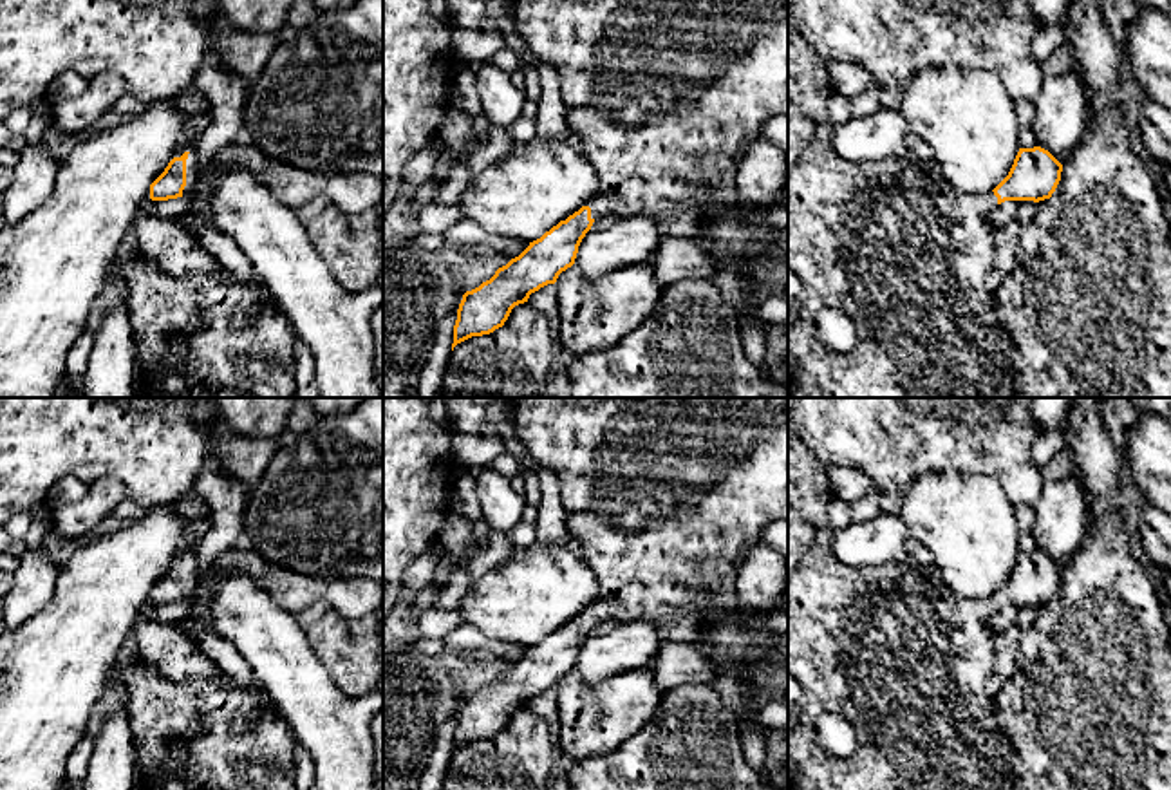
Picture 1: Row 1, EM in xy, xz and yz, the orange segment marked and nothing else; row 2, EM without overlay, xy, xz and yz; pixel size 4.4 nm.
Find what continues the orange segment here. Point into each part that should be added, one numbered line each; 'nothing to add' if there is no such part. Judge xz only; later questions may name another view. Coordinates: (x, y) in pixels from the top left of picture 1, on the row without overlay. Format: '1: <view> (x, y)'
1: xz (662, 496)

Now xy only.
1: xy (347, 648)

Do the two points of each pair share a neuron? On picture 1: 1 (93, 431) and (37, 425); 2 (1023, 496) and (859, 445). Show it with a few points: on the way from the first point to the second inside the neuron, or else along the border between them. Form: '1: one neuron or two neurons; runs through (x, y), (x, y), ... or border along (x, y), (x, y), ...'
1: one neuron; runs through (78, 425), (51, 425)
2: one neuron; runs through (985, 460), (976, 460), (965, 449), (900, 445)

